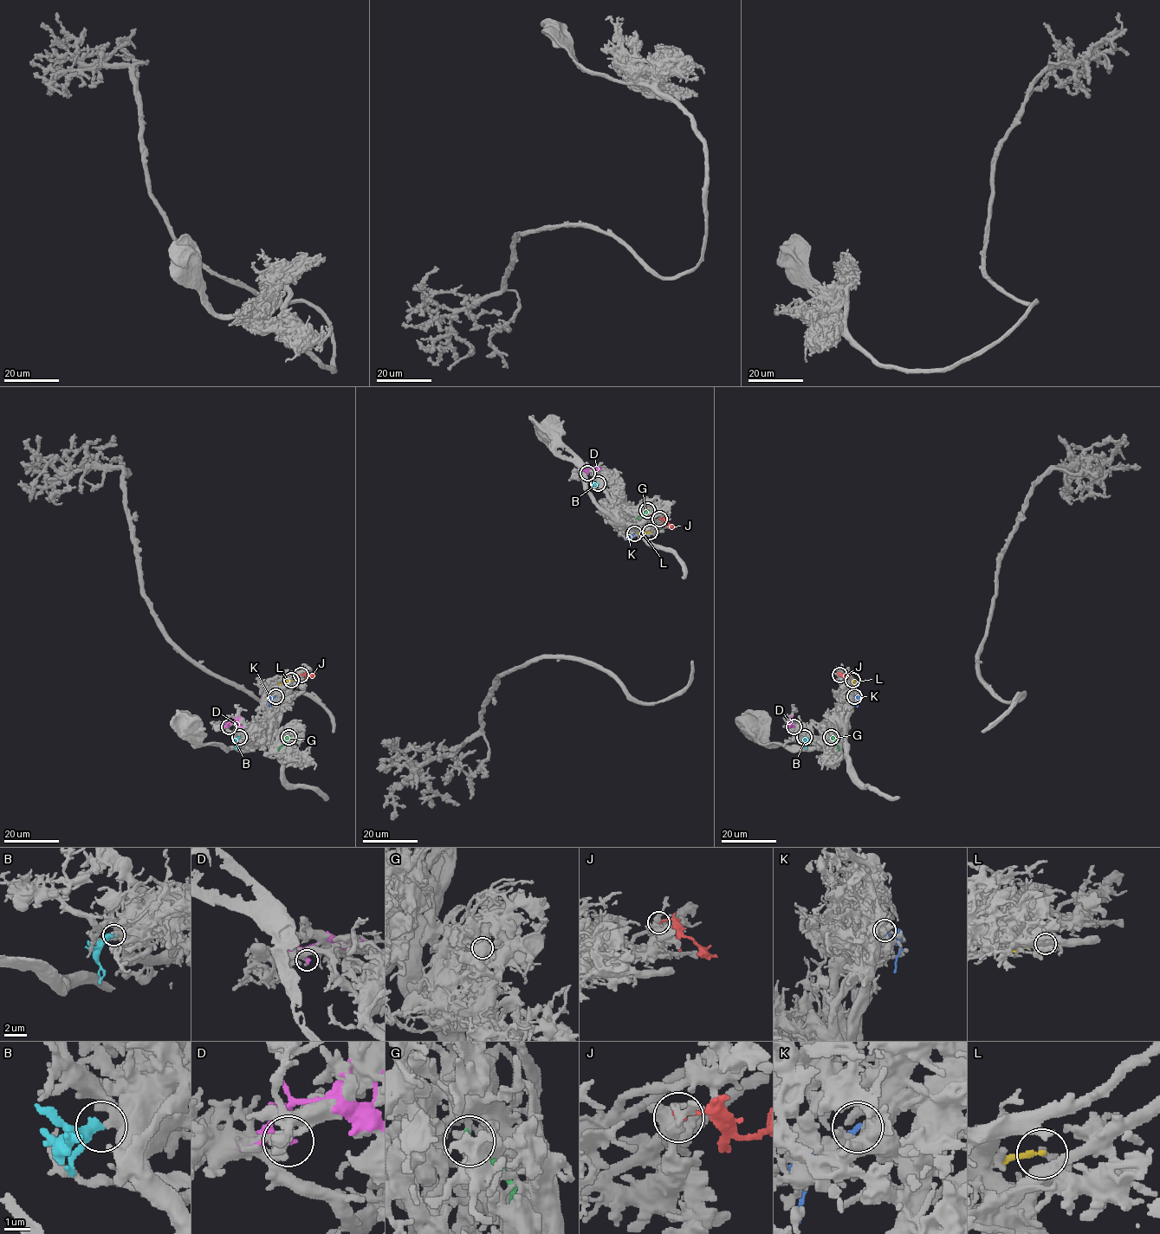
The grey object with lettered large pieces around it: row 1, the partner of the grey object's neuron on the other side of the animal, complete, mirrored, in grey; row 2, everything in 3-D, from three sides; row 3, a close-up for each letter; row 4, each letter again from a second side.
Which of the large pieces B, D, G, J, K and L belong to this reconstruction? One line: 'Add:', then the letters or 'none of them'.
Add: B

